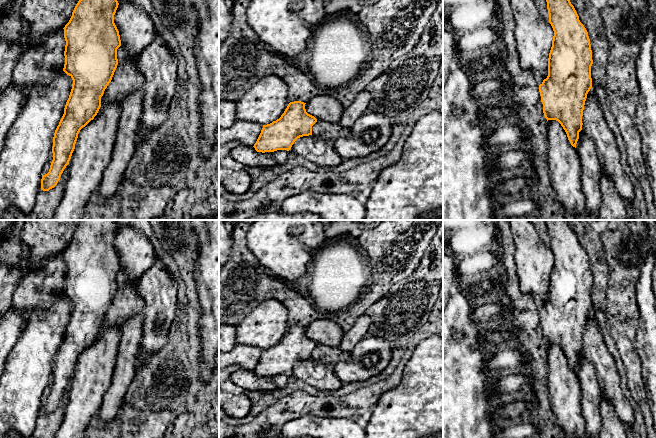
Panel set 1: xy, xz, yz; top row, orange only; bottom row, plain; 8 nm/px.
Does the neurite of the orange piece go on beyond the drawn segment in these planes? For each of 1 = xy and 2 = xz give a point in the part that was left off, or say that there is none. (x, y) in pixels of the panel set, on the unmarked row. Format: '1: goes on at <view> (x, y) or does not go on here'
1: does not go on here
2: does not go on here

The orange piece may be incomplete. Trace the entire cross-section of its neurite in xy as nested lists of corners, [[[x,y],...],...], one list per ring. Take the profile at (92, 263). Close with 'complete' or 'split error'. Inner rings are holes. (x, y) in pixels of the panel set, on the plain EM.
[[[81,220],[69,246],[63,252],[66,265],[63,295],[72,302],[73,308],[64,338],[54,357],[53,384],[49,396],[42,399],[43,415],[49,415],[57,409],[69,388],[80,354],[97,339],[101,331],[101,321],[117,292],[117,273],[121,270],[121,264],[114,247],[114,239],[118,229],[116,220]]]; complete

